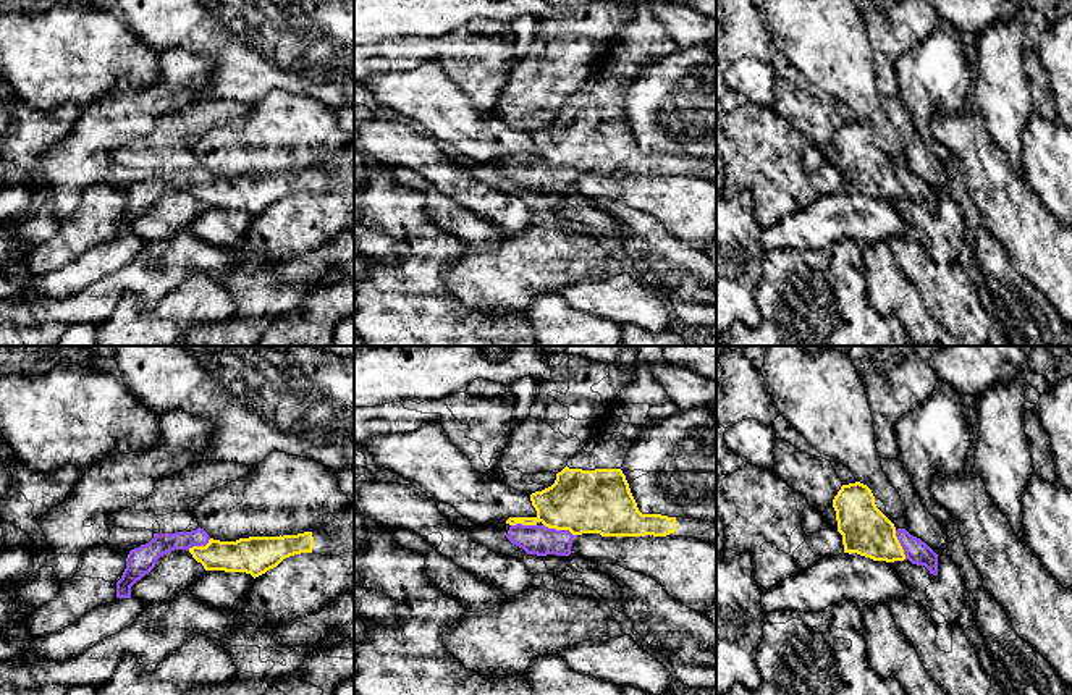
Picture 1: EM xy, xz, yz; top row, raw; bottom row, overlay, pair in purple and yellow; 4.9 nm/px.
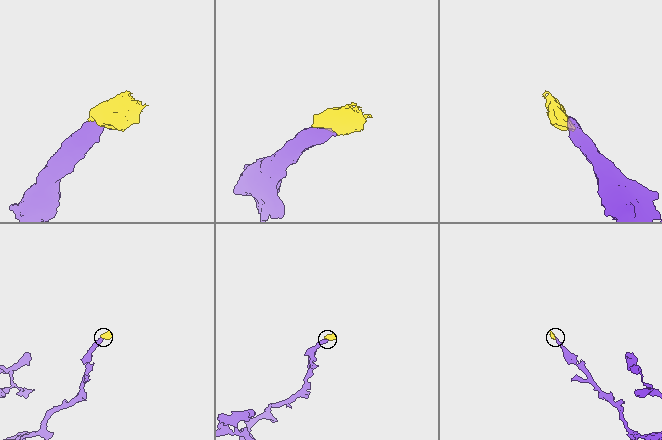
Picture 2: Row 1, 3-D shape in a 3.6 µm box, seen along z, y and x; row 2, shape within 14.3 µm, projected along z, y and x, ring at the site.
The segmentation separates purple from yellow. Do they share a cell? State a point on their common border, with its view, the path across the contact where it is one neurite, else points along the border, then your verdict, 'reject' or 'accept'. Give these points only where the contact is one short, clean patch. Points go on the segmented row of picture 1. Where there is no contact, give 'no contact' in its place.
xz (558, 530) | across xz (540, 540), (550, 539), (558, 530), (582, 501) | accept

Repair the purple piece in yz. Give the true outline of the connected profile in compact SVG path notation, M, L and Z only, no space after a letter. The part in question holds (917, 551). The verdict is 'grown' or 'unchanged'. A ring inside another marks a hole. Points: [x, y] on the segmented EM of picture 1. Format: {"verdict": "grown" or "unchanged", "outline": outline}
{"verdict": "grown", "outline": "M860 482L842 485L833 499L833 508L844 553L886 562L909 559L938 575L938 554L905 529L896 529L876 508L867 485Z"}

